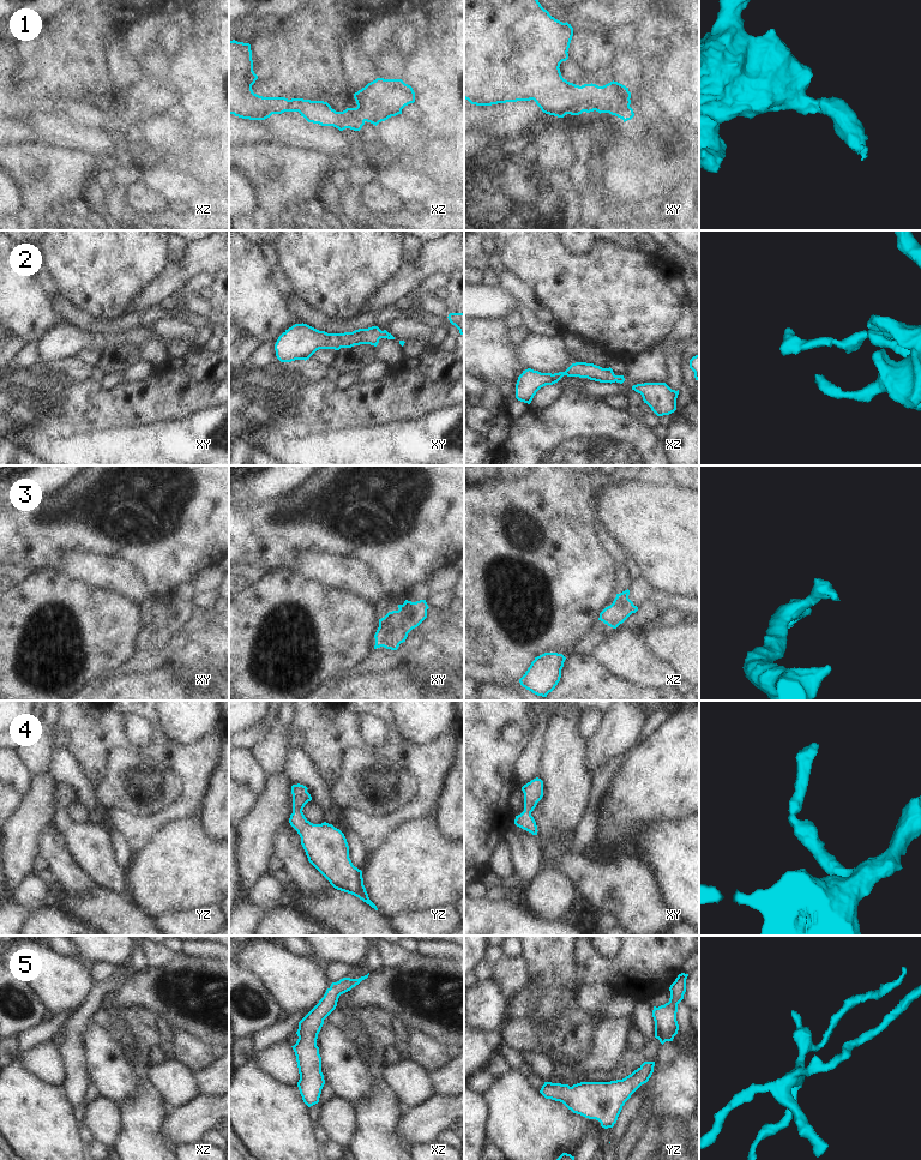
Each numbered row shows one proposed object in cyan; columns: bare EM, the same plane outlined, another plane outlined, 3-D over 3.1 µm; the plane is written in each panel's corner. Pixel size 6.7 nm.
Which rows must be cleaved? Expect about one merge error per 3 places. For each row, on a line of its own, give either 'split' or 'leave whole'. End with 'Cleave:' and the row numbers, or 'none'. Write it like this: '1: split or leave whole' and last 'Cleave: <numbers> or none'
1: leave whole
2: leave whole
3: leave whole
4: leave whole
5: leave whole
Cleave: none

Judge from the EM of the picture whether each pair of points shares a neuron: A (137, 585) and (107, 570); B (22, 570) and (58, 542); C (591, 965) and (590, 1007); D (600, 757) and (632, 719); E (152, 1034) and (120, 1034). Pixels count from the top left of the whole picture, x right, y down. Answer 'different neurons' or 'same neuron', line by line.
A: same neuron
B: different neurons
C: different neurons
D: same neuron
E: same neuron

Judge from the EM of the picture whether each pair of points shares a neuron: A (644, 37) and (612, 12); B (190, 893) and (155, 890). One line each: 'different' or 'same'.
A: different
B: same

